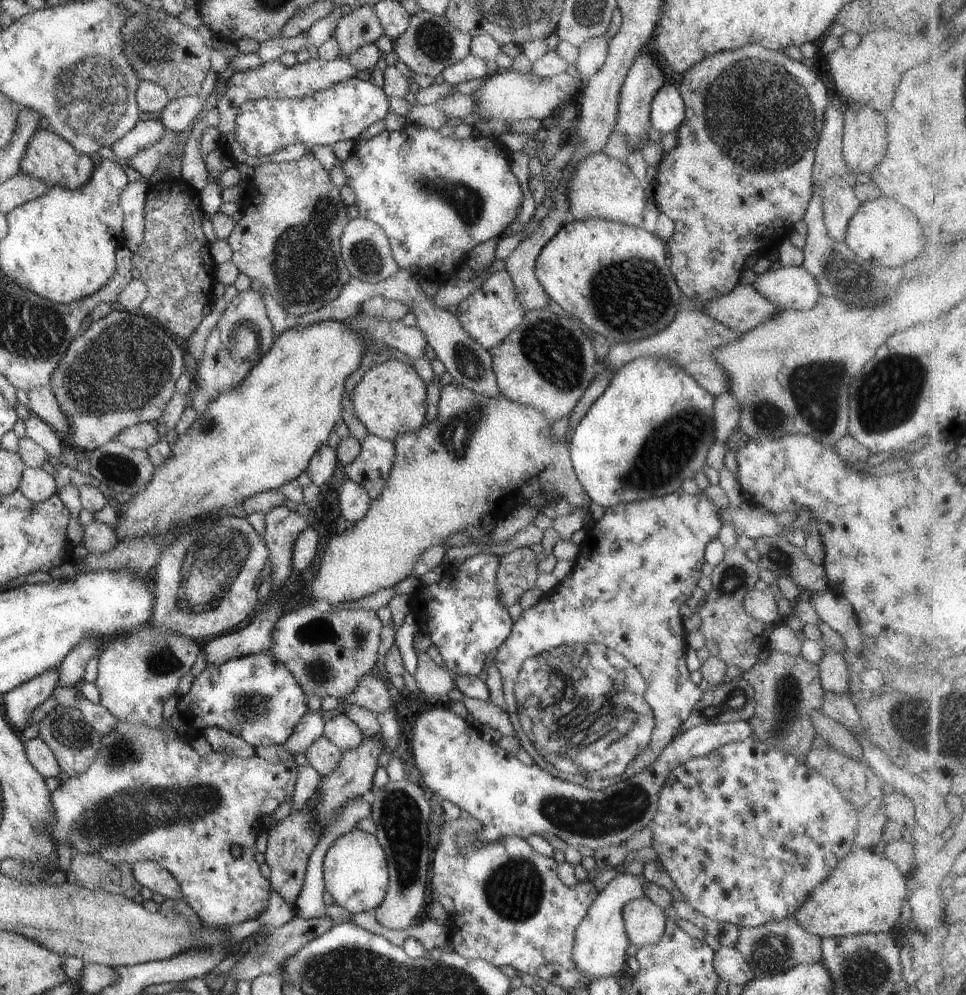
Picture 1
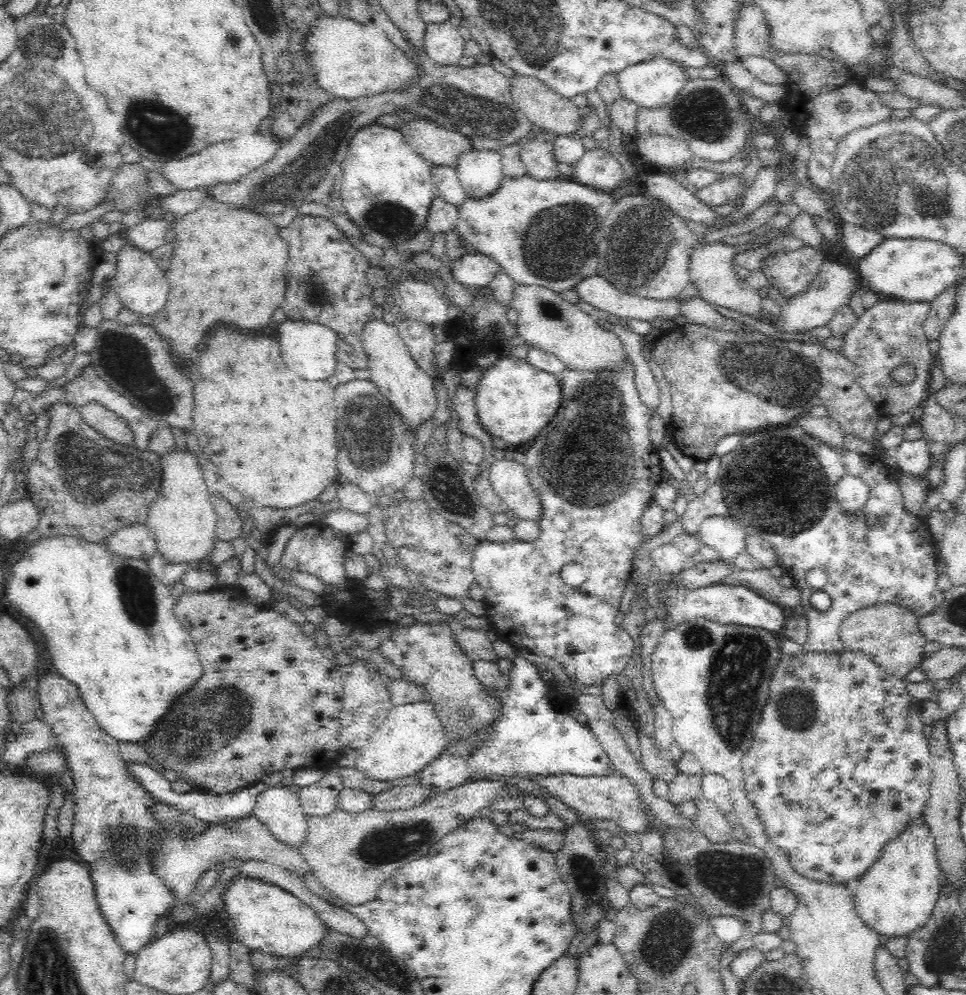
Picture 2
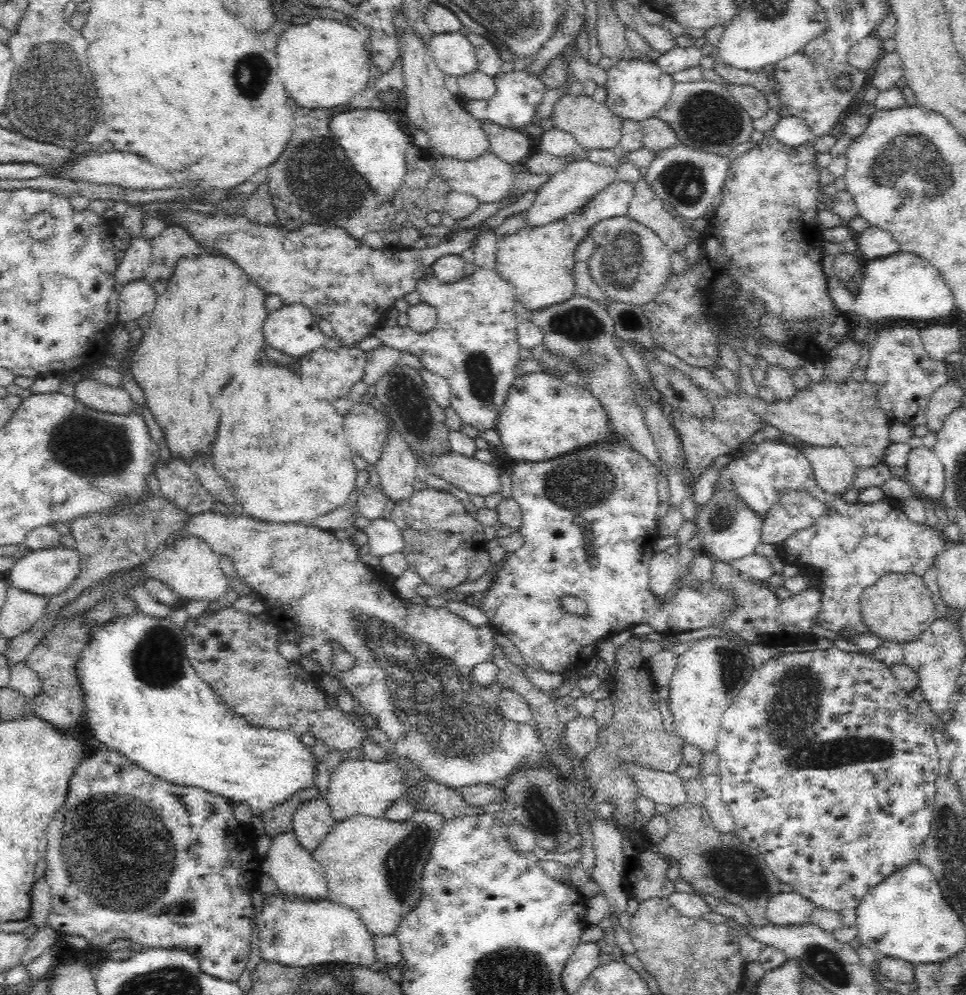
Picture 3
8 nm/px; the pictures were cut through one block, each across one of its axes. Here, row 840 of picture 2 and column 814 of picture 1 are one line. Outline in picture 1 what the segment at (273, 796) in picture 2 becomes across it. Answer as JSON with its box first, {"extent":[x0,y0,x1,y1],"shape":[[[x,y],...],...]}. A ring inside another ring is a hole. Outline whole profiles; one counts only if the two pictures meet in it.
{"extent":[752,266,821,310],"shape":[[[781,266],[758,274],[752,283],[759,296],[775,304],[778,310],[804,310],[815,306],[821,295],[815,276],[803,266]]]}

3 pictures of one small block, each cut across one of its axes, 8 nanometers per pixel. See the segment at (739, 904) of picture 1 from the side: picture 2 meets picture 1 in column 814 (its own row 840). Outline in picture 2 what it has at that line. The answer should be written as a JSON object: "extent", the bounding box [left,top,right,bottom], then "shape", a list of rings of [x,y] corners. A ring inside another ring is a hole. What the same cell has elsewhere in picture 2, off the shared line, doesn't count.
{"extent":[743,651,931,884],"shape":[[[842,651],[833,655],[802,652],[796,656],[780,659],[771,676],[769,701],[762,710],[762,720],[757,726],[753,743],[743,756],[743,781],[748,798],[758,809],[766,835],[776,847],[790,858],[792,867],[800,875],[816,882],[828,884],[848,883],[860,879],[873,863],[883,854],[883,847],[908,828],[908,822],[923,814],[924,804],[929,796],[931,758],[928,739],[922,731],[920,721],[921,702],[908,695],[904,682],[878,666],[862,651]]]}

